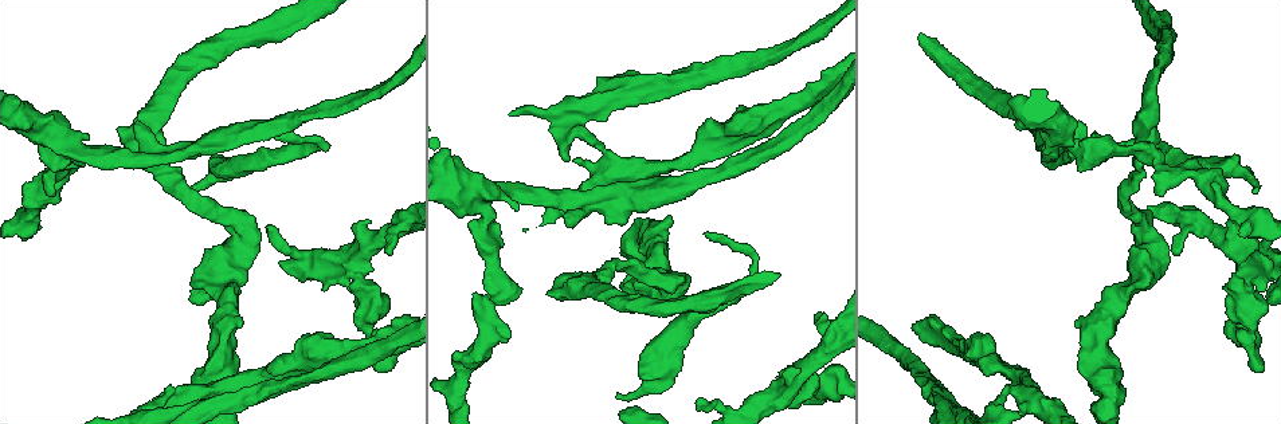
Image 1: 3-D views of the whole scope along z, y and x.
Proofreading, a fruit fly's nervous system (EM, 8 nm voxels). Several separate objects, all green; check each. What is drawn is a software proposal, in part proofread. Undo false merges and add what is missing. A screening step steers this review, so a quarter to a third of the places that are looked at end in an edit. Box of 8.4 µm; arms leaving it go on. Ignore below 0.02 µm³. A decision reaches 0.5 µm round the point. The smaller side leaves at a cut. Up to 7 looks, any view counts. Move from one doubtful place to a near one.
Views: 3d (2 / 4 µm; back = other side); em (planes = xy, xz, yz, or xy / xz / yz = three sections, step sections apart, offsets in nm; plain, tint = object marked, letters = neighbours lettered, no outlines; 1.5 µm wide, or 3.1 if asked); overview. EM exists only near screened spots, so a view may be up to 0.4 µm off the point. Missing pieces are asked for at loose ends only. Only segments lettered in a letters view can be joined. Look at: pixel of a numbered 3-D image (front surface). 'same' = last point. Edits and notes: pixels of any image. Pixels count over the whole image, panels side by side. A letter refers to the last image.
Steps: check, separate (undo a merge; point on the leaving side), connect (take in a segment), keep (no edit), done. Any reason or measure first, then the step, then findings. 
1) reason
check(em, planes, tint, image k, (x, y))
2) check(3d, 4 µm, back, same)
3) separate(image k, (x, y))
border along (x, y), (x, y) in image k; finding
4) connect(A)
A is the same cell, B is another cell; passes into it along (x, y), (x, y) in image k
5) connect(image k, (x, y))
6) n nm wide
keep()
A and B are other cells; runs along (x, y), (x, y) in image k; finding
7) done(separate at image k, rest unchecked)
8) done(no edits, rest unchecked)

free end
check(3d, 2 µm, image 1, (53, 195))

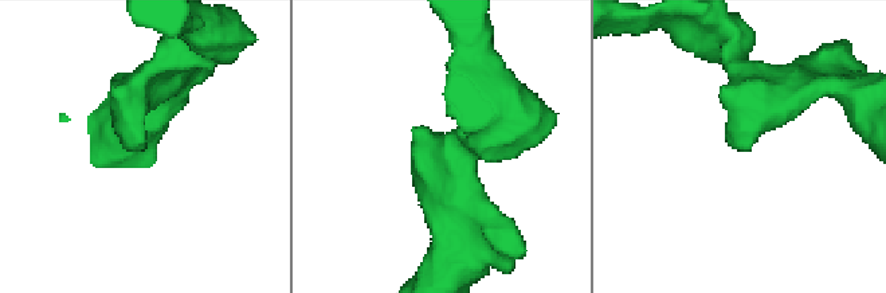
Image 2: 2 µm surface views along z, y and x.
check(em, planes, letters, image 2, (146, 145))

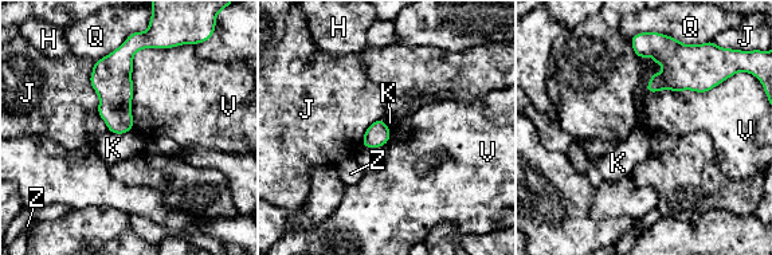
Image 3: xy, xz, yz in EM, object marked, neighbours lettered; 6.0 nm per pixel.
140 nm wide
keep()
H, J, K, Q, V and Z are other cells; border along (639, 58), (727, 79) in image 3; no lettered segment goes on from it

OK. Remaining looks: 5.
branch stops here
check(3d, 2 µm, image 1, (1154, 129))

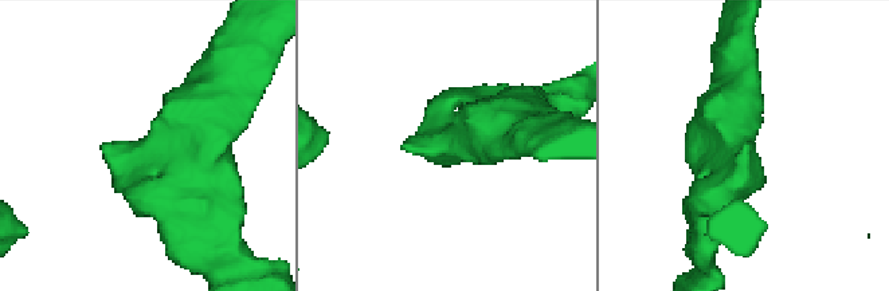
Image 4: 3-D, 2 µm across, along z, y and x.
need the tissue
check(em, yz, step 8, tint, image 4, (106, 148))

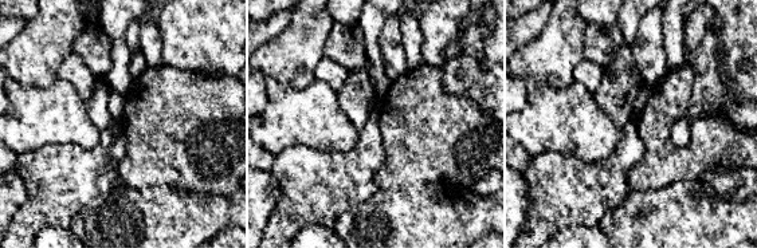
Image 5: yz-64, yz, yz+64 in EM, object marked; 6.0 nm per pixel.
check(em, xy, step 4, letters, same)

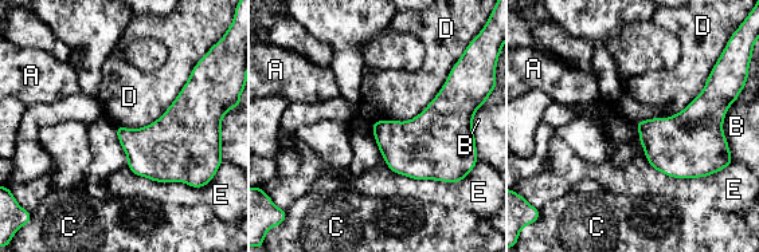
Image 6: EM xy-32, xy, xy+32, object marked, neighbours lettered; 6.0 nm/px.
180 nm wide
keep()
A, B, C, D and E are other cells; border along (194, 69), (156, 119), (116, 128) in image 6; no lettered segment goes on from it

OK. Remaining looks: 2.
free end
check(3d, 2 µm, image 1, (621, 286))

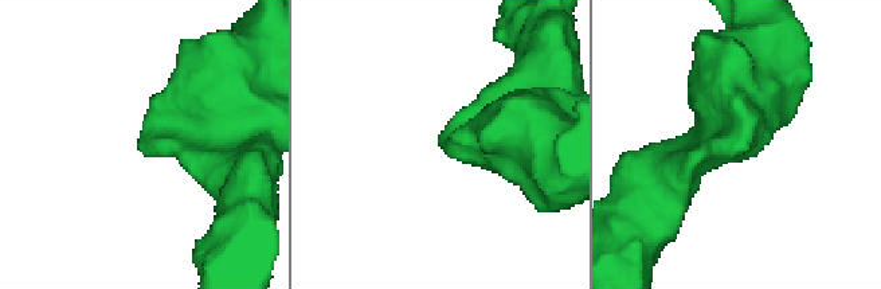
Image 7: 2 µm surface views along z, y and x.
shape alone is not enough
check(em, planes, letters, image 7, (737, 145))

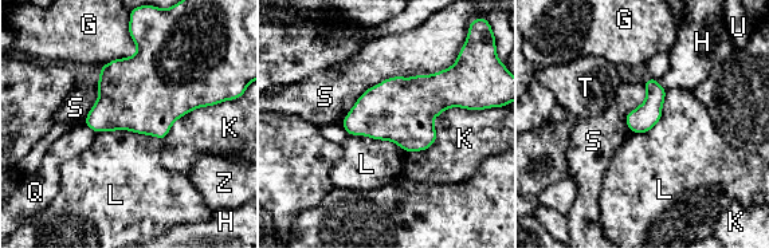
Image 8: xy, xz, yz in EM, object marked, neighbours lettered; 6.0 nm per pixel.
380 nm wide
keep()
G, H, K, L, Q, S, T, U and Z are other cells; border along (95, 132), (132, 130), (161, 140) in image 8; no lettered segment goes on from it

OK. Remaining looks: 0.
done(no edits, rest unchecked)

